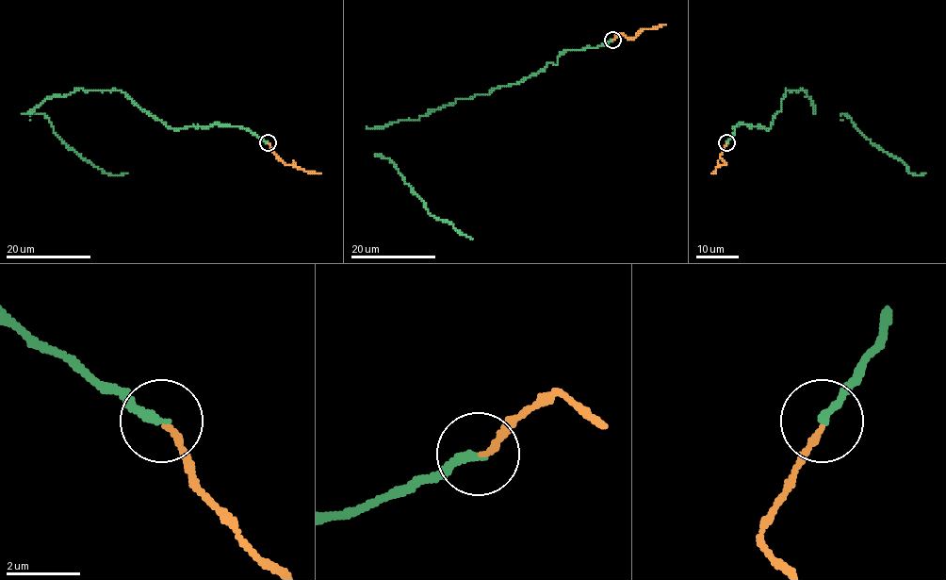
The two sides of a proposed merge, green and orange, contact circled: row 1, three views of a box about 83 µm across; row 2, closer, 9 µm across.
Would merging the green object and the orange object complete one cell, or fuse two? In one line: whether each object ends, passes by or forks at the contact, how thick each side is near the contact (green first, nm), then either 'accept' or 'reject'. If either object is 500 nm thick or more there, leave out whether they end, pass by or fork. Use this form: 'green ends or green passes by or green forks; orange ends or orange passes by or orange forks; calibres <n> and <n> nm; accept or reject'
green ends; orange ends; calibres 260 and 160 nm; accept

